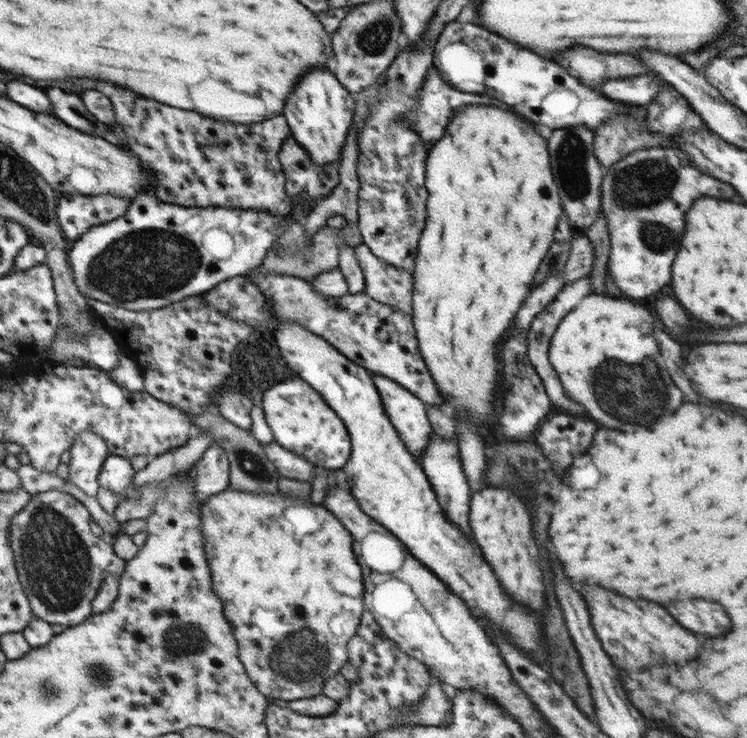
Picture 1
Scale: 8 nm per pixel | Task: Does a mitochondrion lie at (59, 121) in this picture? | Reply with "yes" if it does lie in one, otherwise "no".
no

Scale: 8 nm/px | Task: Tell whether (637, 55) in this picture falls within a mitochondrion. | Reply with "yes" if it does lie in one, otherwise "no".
no

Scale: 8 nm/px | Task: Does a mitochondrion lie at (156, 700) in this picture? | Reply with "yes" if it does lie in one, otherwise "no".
no

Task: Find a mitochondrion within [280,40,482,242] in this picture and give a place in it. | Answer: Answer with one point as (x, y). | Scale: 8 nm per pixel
(390, 132)

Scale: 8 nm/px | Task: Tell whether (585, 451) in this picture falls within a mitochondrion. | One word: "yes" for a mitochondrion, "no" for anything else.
no

